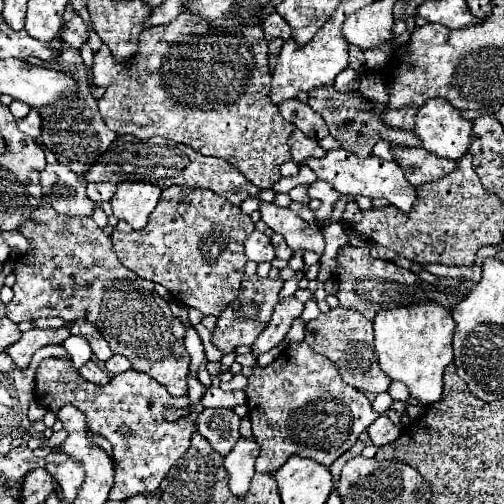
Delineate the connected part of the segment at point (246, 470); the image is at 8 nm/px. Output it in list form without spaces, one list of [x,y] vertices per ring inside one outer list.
[[[239,438],[233,450],[225,456],[225,470],[229,476],[229,490],[237,498],[249,494],[249,484],[255,474],[255,460],[259,456],[259,446],[255,440]]]

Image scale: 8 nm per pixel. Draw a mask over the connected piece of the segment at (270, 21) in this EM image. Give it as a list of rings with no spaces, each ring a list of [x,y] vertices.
[[[271,14],[261,24],[261,28],[263,28],[263,34],[265,34],[265,42],[271,42],[273,38],[283,38],[283,40],[291,38],[291,28],[279,14]]]

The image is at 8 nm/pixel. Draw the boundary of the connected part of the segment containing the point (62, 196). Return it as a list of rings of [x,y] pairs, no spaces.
[[[47,164],[41,172],[43,196],[47,202],[69,216],[91,216],[95,202],[85,194],[85,182],[63,164]]]

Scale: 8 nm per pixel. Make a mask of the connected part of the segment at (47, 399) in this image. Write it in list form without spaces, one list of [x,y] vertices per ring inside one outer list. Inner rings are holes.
[[[45,358],[35,372],[35,398],[55,416],[61,406],[71,404],[79,408],[89,428],[109,440],[115,464],[115,484],[109,492],[109,500],[125,500],[133,494],[155,492],[165,474],[187,452],[191,434],[195,432],[195,422],[189,416],[189,396],[173,398],[157,380],[135,370],[113,376],[105,386],[93,386],[93,382],[81,378],[69,358]],[[169,408],[185,410],[185,416],[169,422],[165,418],[165,410]]]

